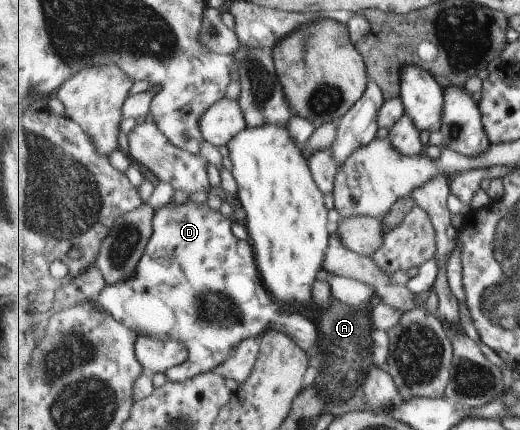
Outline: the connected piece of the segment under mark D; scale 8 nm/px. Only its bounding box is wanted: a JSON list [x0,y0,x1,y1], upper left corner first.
[90,200,321,382]

